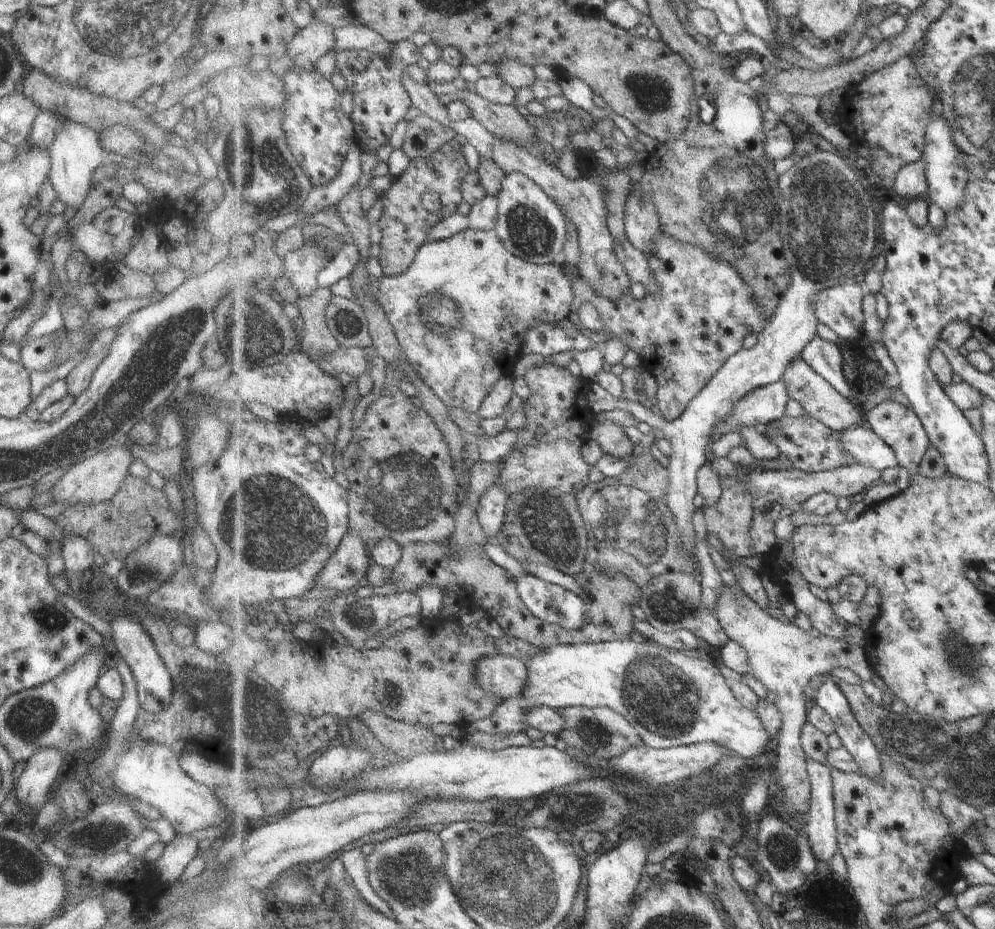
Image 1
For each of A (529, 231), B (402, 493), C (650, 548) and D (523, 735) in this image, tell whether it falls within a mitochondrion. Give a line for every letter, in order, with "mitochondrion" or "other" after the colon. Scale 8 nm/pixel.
A: mitochondrion
B: mitochondrion
C: mitochondrion
D: other

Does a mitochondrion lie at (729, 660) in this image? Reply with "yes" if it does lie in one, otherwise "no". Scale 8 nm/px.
no

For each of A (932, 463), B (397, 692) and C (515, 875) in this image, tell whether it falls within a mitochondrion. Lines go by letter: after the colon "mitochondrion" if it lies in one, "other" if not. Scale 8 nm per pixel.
A: other
B: mitochondrion
C: mitochondrion

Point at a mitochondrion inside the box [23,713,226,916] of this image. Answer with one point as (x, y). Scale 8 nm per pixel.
(104, 836)

